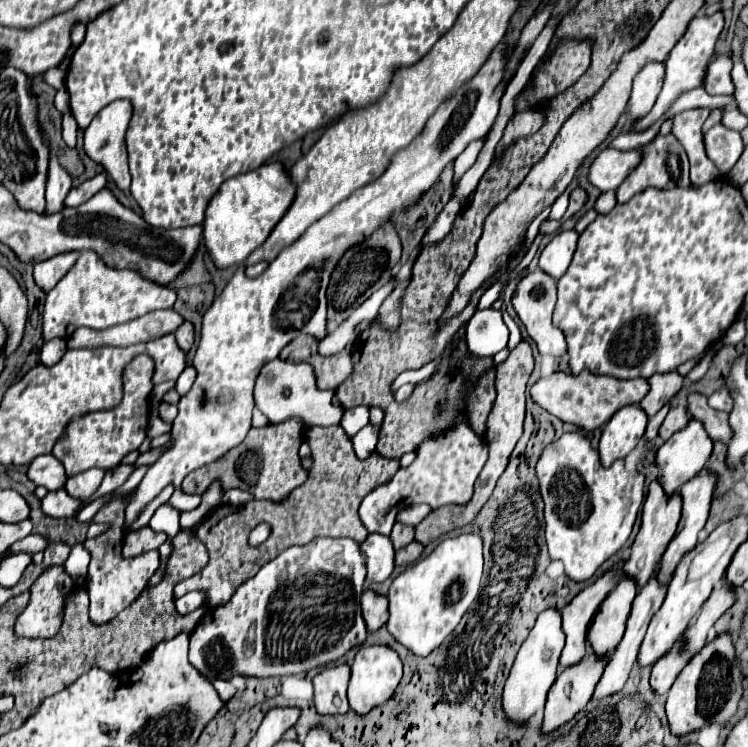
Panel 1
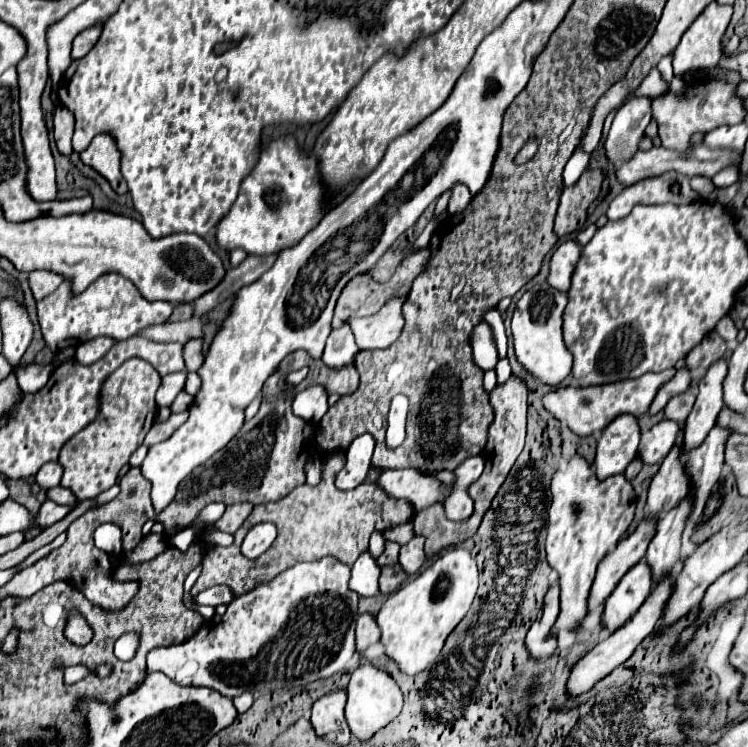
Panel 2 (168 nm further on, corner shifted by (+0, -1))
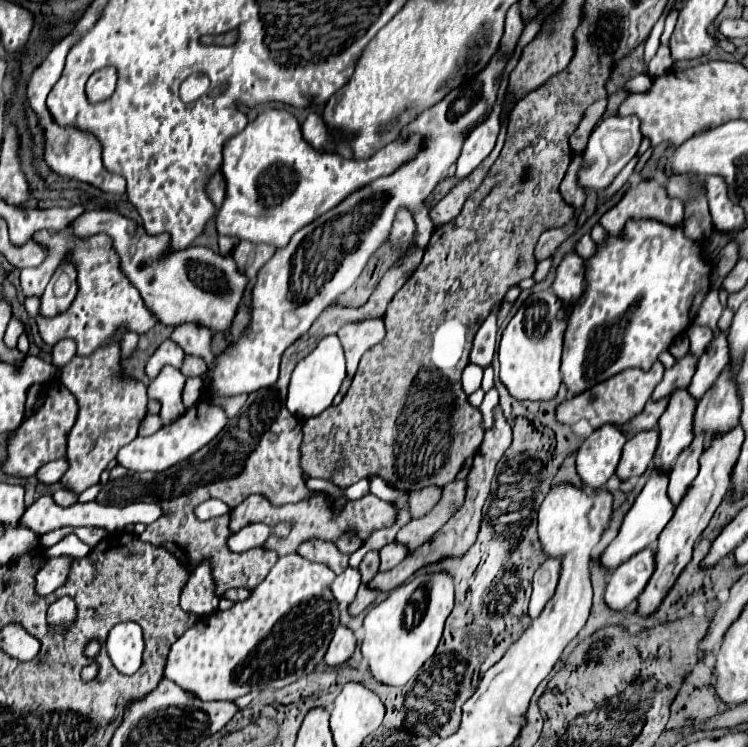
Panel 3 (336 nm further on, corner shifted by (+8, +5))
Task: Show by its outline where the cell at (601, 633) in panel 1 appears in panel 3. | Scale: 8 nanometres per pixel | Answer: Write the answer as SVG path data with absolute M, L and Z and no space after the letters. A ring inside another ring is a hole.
M645 548L629 562L623 562L613 570L611 580L607 584L605 602L613 610L625 610L637 596L645 590L651 574L655 572L655 550Z

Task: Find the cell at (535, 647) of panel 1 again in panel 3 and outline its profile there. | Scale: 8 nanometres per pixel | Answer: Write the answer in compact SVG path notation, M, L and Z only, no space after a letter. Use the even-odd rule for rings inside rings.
M547 558L533 576L533 594L529 604L529 616L537 618L545 604L553 598L561 572L561 558Z

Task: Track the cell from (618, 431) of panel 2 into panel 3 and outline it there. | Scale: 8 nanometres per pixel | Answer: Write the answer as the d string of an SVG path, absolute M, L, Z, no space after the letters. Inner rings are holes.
M611 424L585 438L575 458L581 482L591 488L603 486L615 474L625 440L625 434Z

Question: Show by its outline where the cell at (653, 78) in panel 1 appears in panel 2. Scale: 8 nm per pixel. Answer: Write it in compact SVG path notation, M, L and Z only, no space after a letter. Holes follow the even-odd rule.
M637 96L617 110L605 142L605 154L613 164L621 164L637 152L637 144L651 120L651 102L649 96Z

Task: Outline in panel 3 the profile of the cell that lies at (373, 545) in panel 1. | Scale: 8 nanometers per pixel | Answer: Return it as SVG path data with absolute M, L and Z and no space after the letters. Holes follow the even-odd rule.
M345 568L343 574L339 574L333 584L331 584L331 592L335 596L335 600L341 604L341 602L353 602L355 594L357 594L357 588L361 584L361 574L357 574L355 568Z

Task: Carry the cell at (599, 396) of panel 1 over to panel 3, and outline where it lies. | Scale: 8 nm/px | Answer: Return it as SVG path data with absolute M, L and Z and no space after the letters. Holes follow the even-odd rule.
M657 360L653 364L653 368L649 372L643 370L623 370L621 374L615 376L585 390L585 394L579 394L577 398L569 398L565 400L559 408L557 408L557 418L561 418L561 422L565 424L575 424L579 420L589 420L589 424L597 430L605 424L613 424L613 426L621 426L625 422L629 422L631 418L635 418L647 404L647 400L651 398L655 386L661 382L663 378L663 364Z

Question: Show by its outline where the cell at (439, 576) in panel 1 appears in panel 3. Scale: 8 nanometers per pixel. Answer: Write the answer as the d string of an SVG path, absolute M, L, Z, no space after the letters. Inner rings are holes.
M443 572L441 574L419 574L405 586L391 590L389 596L381 604L377 604L369 610L369 614L365 616L365 622L363 622L365 638L361 644L361 656L363 656L365 664L369 666L373 678L387 686L407 684L421 670L421 666L429 658L433 658L437 644L441 640L441 634L443 634L443 624L445 624L447 616L451 614L451 610L453 610L453 580L449 574L443 574ZM417 588L423 588L425 596L427 596L425 614L417 626L407 630L405 628L405 608L409 604L411 594Z

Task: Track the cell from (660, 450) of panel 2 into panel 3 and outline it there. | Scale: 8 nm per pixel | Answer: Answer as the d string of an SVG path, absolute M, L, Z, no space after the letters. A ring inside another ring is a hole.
M649 430L649 434L637 434L627 440L621 462L617 466L617 478L627 480L631 476L641 476L655 454L657 448L657 430Z

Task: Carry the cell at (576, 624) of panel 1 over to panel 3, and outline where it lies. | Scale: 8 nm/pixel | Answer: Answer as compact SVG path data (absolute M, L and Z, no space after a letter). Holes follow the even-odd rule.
M657 470L651 474L651 478L649 478L647 484L643 486L641 494L637 496L635 504L633 504L631 510L627 512L627 516L625 516L625 520L623 520L623 526L621 526L621 530L619 530L619 534L617 534L617 538L605 548L605 552L603 552L603 556L601 556L601 564L603 564L603 566L607 566L607 568L613 570L613 568L617 568L619 564L627 562L631 556L635 556L639 550L647 548L649 544L653 544L653 542L659 538L659 534L661 534L663 528L667 526L667 522L671 520L673 510L675 510L673 502L671 502L669 496L667 496L667 482L669 482L669 474L657 472Z

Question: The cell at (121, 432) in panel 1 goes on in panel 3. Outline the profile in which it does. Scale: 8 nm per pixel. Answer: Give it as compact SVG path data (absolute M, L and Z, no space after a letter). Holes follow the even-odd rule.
M123 330L113 334L113 342L97 349L89 356L75 356L61 368L57 378L77 398L79 416L69 432L67 460L69 470L61 478L67 490L81 494L85 488L99 482L101 472L117 456L117 452L135 440L141 420L147 414L147 388L137 380L119 378L119 340Z

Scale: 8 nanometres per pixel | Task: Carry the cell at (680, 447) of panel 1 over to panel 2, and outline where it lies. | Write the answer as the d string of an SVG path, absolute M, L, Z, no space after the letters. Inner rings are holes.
M717 360L705 374L705 378L699 382L699 394L695 400L695 406L689 414L689 418L683 424L683 446L681 454L689 454L691 450L699 448L705 438L709 436L709 430L715 426L717 412L723 408L723 388L721 382L727 374L727 362Z

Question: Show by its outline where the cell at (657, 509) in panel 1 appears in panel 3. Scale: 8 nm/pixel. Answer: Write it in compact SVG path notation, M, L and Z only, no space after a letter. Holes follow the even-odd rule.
M673 390L669 396L669 404L659 418L659 444L657 458L659 470L669 472L671 464L677 460L677 454L689 446L693 440L693 416L695 416L697 400L685 390Z

